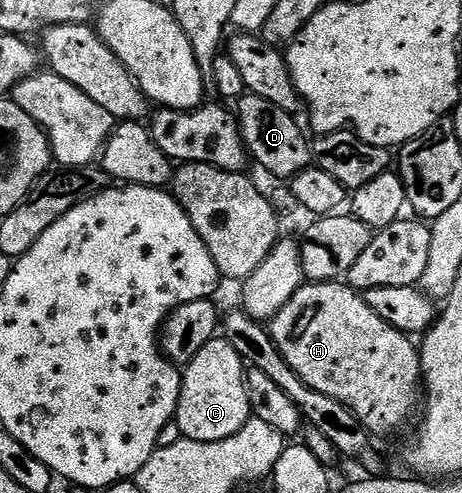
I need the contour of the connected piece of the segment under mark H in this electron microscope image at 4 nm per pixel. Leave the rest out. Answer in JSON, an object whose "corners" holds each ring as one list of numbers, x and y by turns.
{"corners":[[346,282,304,283,303,287,297,290,297,294,293,294,293,298,289,298,289,302,285,302,285,306,270,320,269,333,272,342,279,347,279,352,285,358,285,362,289,362,289,366,298,374,301,382,313,386,313,390,321,390,321,394,329,394,329,398,333,398,337,402,341,402,341,406,353,410,353,414,357,414,357,418,367,428,368,432,376,437,387,436,390,432,405,427,410,422,411,415,415,411,417,411,416,413,420,411,421,393,424,391,425,385,423,383,423,367,419,361,420,349,417,347,416,341,414,344,411,341,414,339,408,333,397,330,389,322,385,322,385,318,381,318,381,314,377,314,377,310,373,310,373,306,369,306,366,299,350,284]]}

